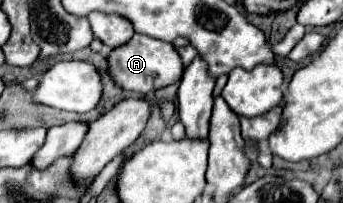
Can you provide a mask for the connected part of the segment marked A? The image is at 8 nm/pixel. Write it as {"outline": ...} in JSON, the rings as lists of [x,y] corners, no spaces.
{"outline":[[[135,33],[125,45],[121,45],[109,53],[107,69],[109,69],[109,77],[113,79],[113,83],[117,87],[121,87],[125,91],[135,91],[141,95],[147,95],[155,89],[171,85],[177,79],[181,79],[181,75],[183,75],[181,59],[177,57],[177,51],[171,43],[153,39],[149,35],[139,35],[139,33]]]}

